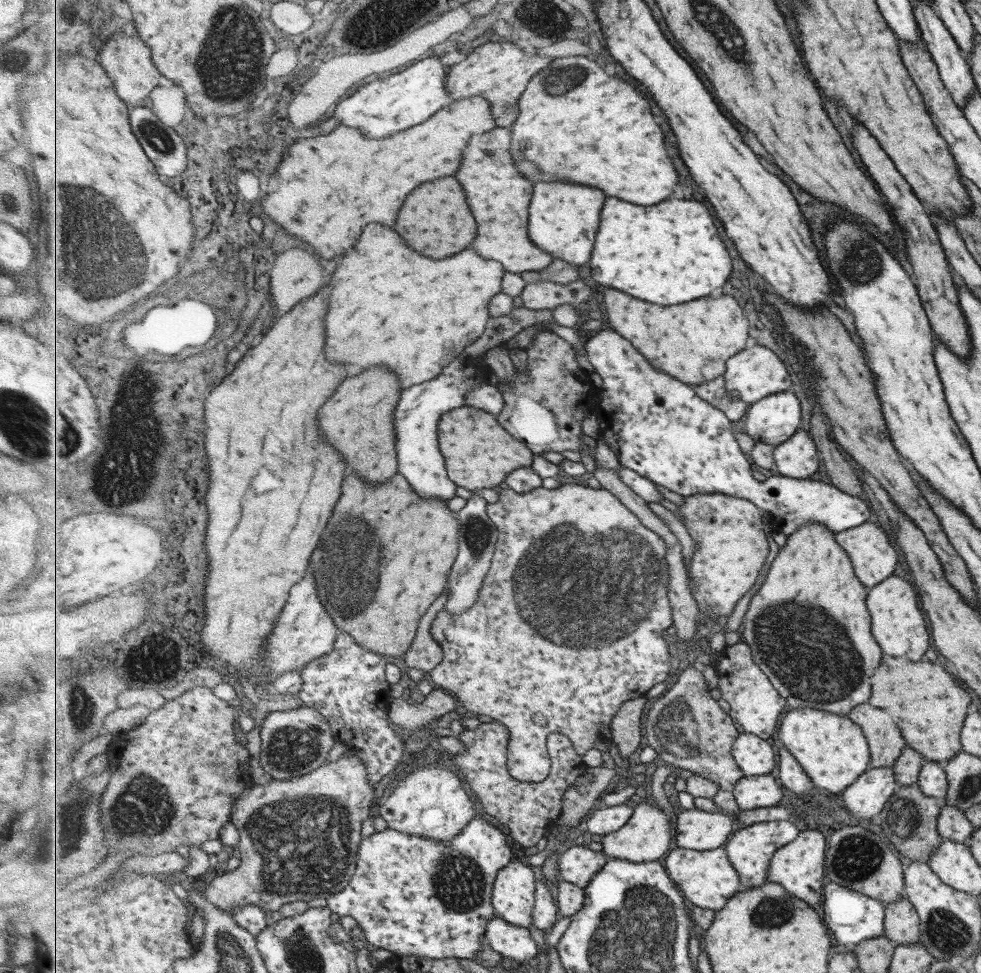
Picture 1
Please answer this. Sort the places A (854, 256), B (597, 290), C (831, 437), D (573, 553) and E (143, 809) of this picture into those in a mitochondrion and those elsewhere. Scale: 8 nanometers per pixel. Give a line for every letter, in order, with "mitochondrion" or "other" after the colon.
A: mitochondrion
B: other
C: other
D: mitochondrion
E: mitochondrion

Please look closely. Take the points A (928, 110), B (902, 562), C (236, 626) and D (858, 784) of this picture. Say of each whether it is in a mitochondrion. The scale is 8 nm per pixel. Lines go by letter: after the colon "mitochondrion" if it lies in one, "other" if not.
A: other
B: other
C: other
D: other

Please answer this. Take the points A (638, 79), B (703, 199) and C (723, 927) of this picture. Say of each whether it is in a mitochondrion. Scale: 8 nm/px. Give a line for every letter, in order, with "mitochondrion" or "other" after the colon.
A: other
B: other
C: other

